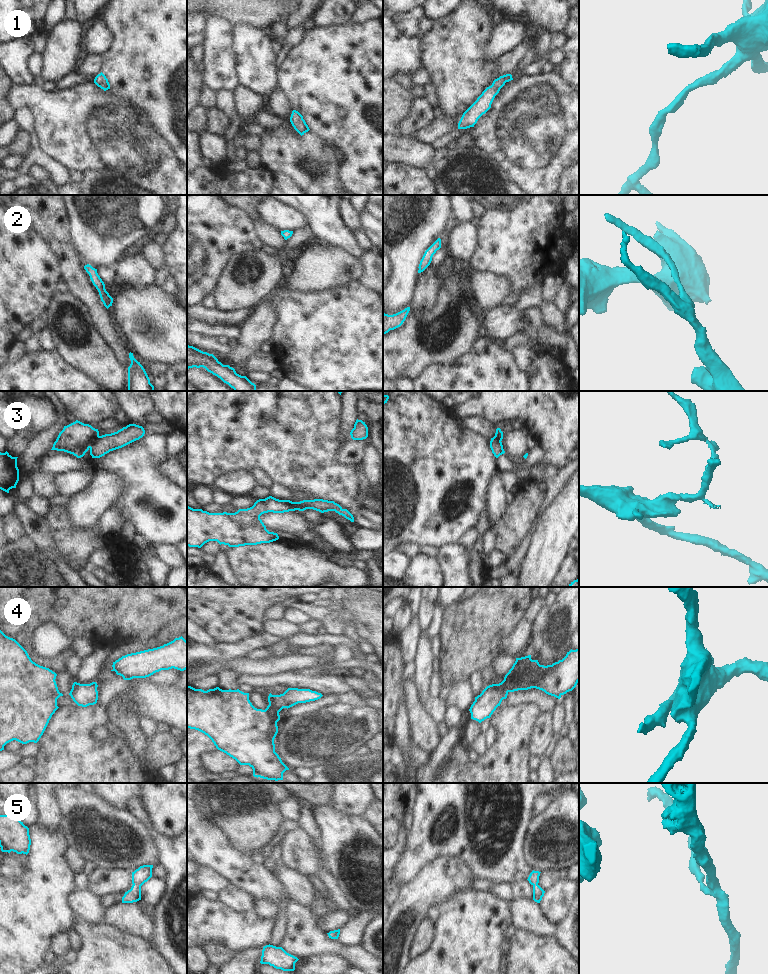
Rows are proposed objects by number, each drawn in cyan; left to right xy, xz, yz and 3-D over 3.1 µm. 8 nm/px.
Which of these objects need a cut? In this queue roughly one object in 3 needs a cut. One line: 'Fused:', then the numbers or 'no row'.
Fused: 3, 4

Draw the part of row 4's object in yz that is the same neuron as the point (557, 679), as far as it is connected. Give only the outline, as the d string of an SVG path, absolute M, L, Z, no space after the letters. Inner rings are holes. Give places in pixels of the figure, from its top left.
M579 649L570 650L566 656L552 665L540 665L538 660L532 660L531 655L516 658L515 663L501 682L501 688L507 692L536 688L558 699L572 691L579 682Z

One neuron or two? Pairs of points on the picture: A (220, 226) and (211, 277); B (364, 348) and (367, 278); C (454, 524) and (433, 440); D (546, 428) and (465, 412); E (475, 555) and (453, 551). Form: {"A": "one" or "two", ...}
{"A": "one", "B": "two", "C": "one", "D": "one", "E": "two"}

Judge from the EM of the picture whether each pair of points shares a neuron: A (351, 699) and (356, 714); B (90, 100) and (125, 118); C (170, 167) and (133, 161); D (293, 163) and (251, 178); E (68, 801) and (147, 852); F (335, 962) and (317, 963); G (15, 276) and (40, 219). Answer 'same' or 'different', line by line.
A: different
B: same
C: same
D: different
E: same
F: same
G: different

